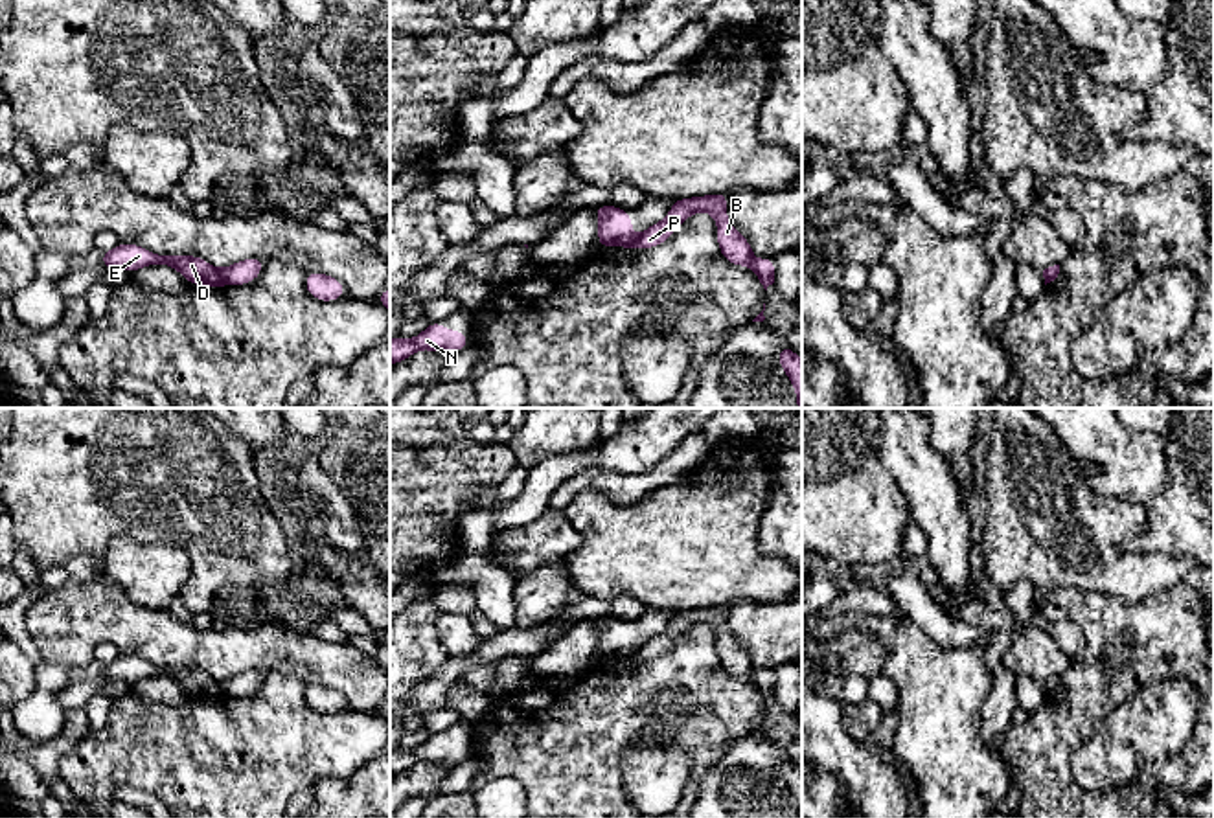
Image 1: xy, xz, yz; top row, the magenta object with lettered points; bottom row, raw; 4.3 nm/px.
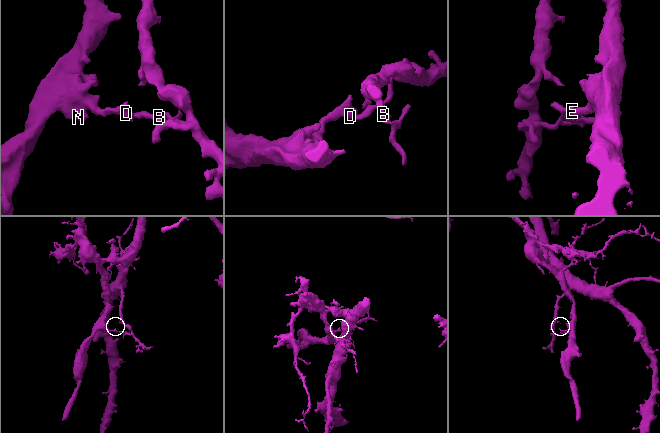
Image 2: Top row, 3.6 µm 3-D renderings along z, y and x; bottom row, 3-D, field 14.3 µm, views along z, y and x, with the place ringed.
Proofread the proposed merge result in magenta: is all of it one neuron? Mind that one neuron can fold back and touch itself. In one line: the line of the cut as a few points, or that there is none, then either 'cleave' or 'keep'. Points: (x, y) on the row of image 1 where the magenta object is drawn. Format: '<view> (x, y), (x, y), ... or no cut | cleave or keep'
xy (217, 271), (223, 282) | cleave

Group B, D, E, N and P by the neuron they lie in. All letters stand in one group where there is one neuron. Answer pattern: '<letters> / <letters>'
B P / D E N

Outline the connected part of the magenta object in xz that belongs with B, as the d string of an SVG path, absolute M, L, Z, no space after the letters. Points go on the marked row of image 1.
M716 193L693 199L677 199L668 217L649 226L642 235L635 237L627 246L642 250L668 241L675 226L684 222L695 211L708 211L717 222L717 244L725 259L732 265L745 265L756 272L760 283L767 290L774 283L774 257L756 261L750 252L750 243L727 219L728 193Z

